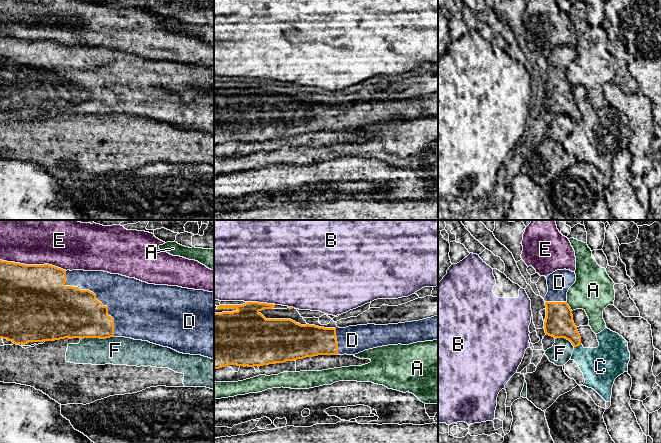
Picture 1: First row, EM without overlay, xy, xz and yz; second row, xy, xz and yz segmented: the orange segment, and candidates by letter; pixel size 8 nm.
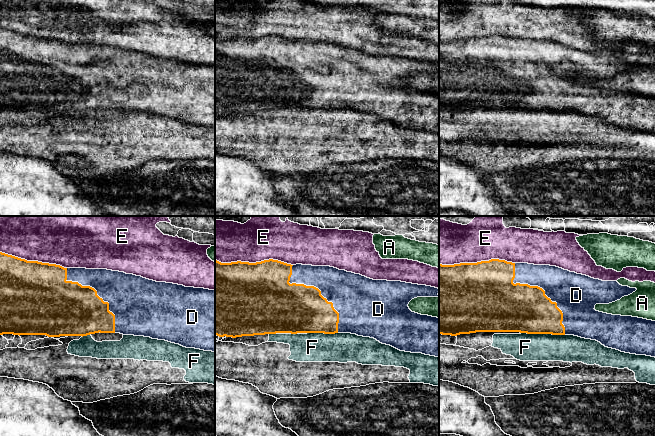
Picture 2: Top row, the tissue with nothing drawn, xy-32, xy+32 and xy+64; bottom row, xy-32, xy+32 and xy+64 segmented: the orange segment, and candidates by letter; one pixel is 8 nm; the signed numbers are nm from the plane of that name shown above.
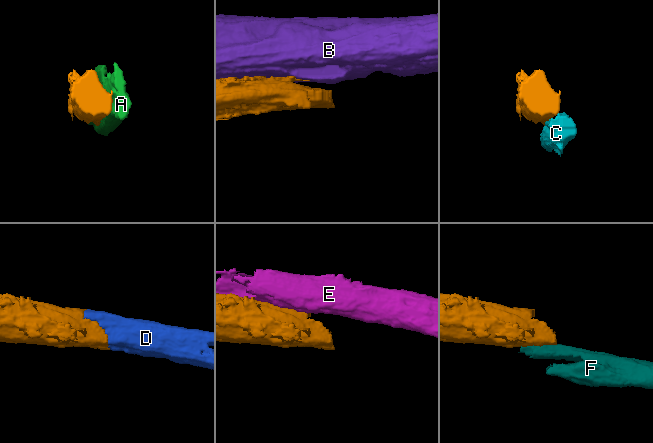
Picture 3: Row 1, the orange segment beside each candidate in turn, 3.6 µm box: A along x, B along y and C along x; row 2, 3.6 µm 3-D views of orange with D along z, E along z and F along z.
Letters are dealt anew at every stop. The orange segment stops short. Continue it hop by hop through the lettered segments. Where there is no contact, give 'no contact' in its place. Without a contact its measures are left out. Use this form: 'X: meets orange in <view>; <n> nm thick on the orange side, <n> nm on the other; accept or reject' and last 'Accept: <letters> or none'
A: meets orange in yz; 220 nm thick on the orange side, 320 nm on the other; reject
B: meets orange in xz; 360 nm thick on the orange side, 480 nm on the other; reject
C: meets orange in yz; 220 nm thick on the orange side, 300 nm on the other; reject
D: meets orange in xy; 420 nm thick on the orange side, 340 nm on the other; accept
E: meets orange in xy; 500 nm thick on the orange side, 340 nm on the other; reject
F: meets orange in xy; 380 nm thick on the orange side, 220 nm on the other; reject
Accept: D

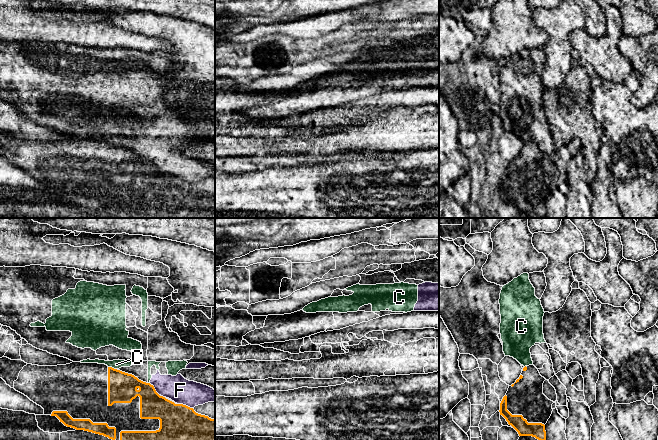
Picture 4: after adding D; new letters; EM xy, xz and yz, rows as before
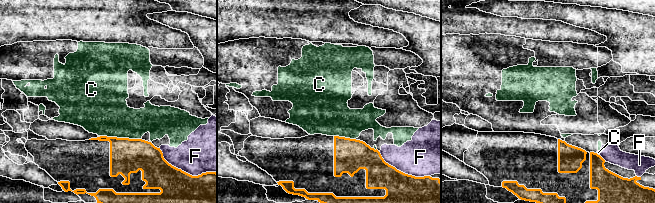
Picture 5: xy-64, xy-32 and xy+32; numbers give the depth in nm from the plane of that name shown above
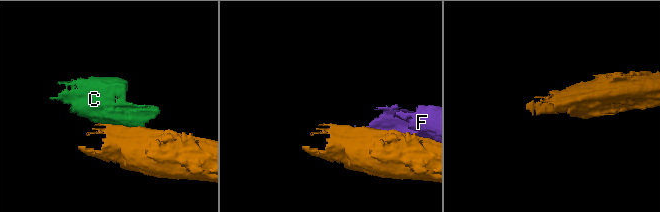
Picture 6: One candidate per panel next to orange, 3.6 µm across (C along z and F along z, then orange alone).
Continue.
C: meets orange in xy; 240 nm thick on the orange side, 80 nm on the other; reject
F: meets orange in xy; 420 nm thick on the orange side, 200 nm on the other; reject
Accept: none

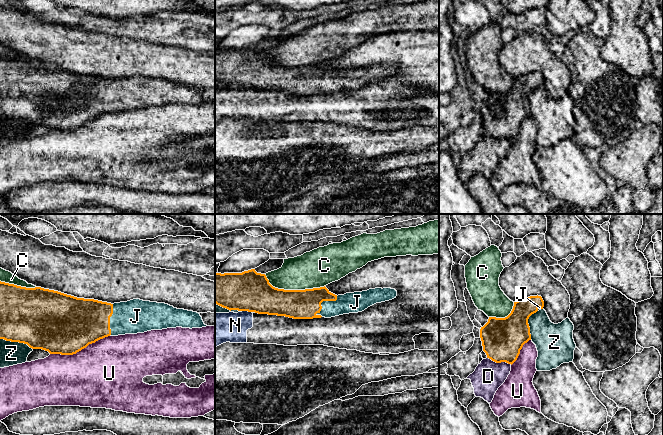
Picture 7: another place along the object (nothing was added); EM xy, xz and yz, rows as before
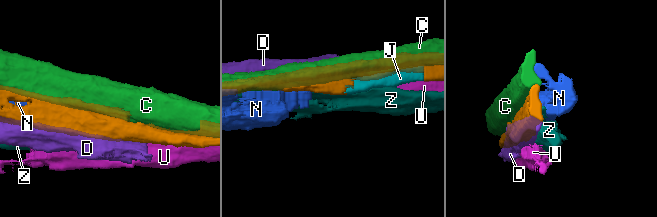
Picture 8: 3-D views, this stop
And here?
C: meets orange in xz; 240 nm thick on the orange side, 300 nm on the other; reject
D: meets orange in yz; 340 nm thick on the orange side, 240 nm on the other; reject
J: meets orange in xz; 240 nm thick on the orange side, 160 nm on the other; accept
N: meets orange in xz; 320 nm thick on the orange side, 240 nm on the other; reject
U: meets orange in xy; 480 nm thick on the orange side, 480 nm on the other; reject
Z: meets orange in xy; 460 nm thick on the orange side, 190 nm on the other; reject
Accept: J

